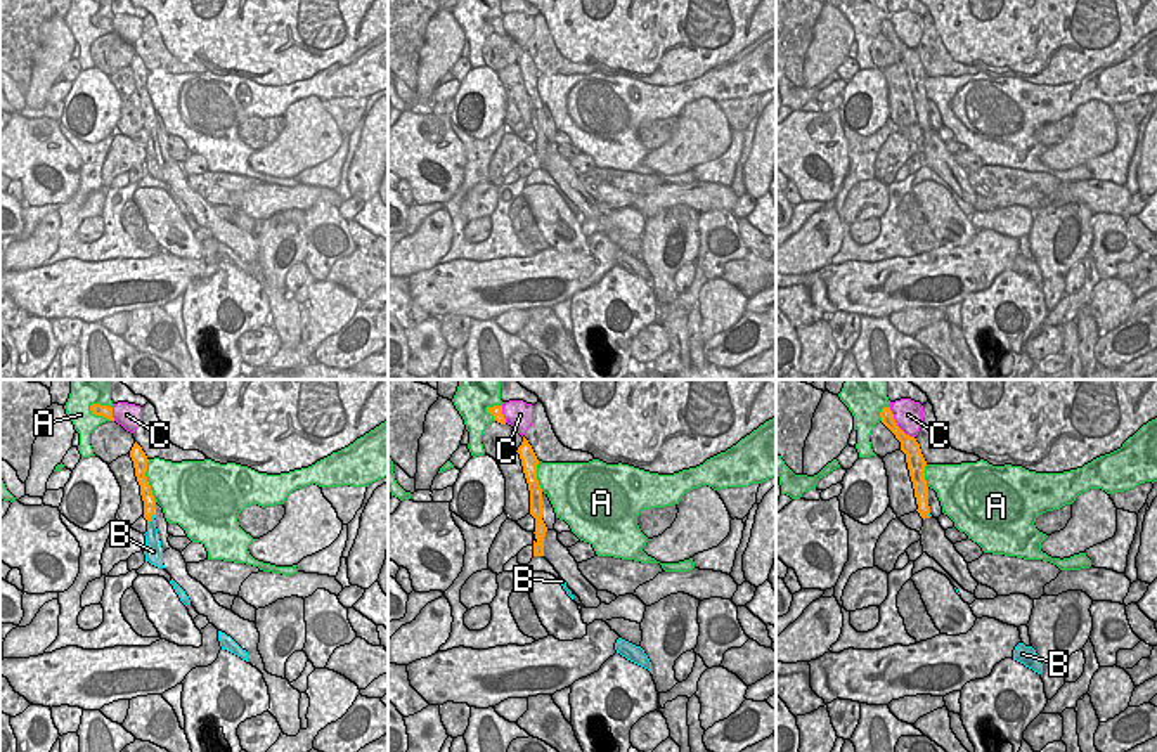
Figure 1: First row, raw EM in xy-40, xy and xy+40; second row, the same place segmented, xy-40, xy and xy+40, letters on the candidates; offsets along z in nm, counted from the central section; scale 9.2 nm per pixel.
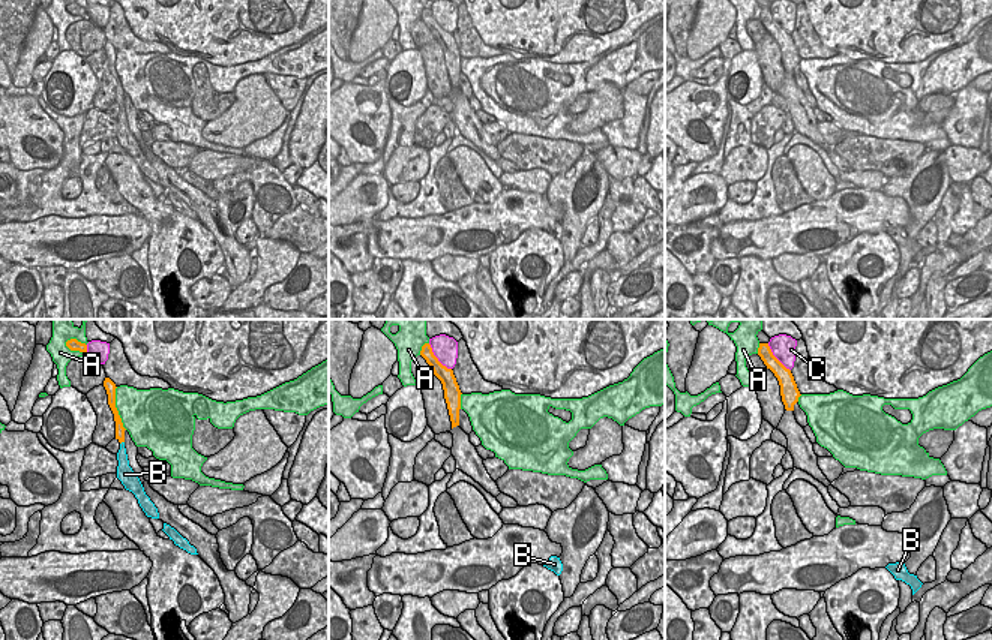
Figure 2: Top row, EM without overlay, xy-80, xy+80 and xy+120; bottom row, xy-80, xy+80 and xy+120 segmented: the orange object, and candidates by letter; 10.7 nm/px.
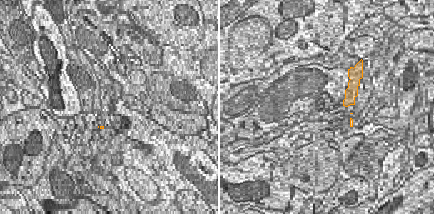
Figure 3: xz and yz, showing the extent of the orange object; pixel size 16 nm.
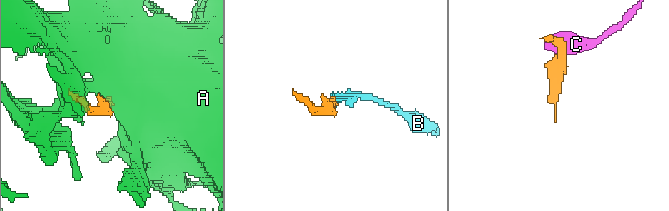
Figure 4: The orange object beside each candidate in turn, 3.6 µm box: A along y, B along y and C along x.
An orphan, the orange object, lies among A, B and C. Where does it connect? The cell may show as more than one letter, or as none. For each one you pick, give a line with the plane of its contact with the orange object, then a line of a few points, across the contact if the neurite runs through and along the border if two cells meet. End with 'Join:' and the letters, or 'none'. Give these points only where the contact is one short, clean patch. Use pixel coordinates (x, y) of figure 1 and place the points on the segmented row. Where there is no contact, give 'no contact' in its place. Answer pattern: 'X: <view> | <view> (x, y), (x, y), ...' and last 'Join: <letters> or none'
B: xy-40 | xy-40 (146, 492), (151, 517), (153, 543)
Join: B

